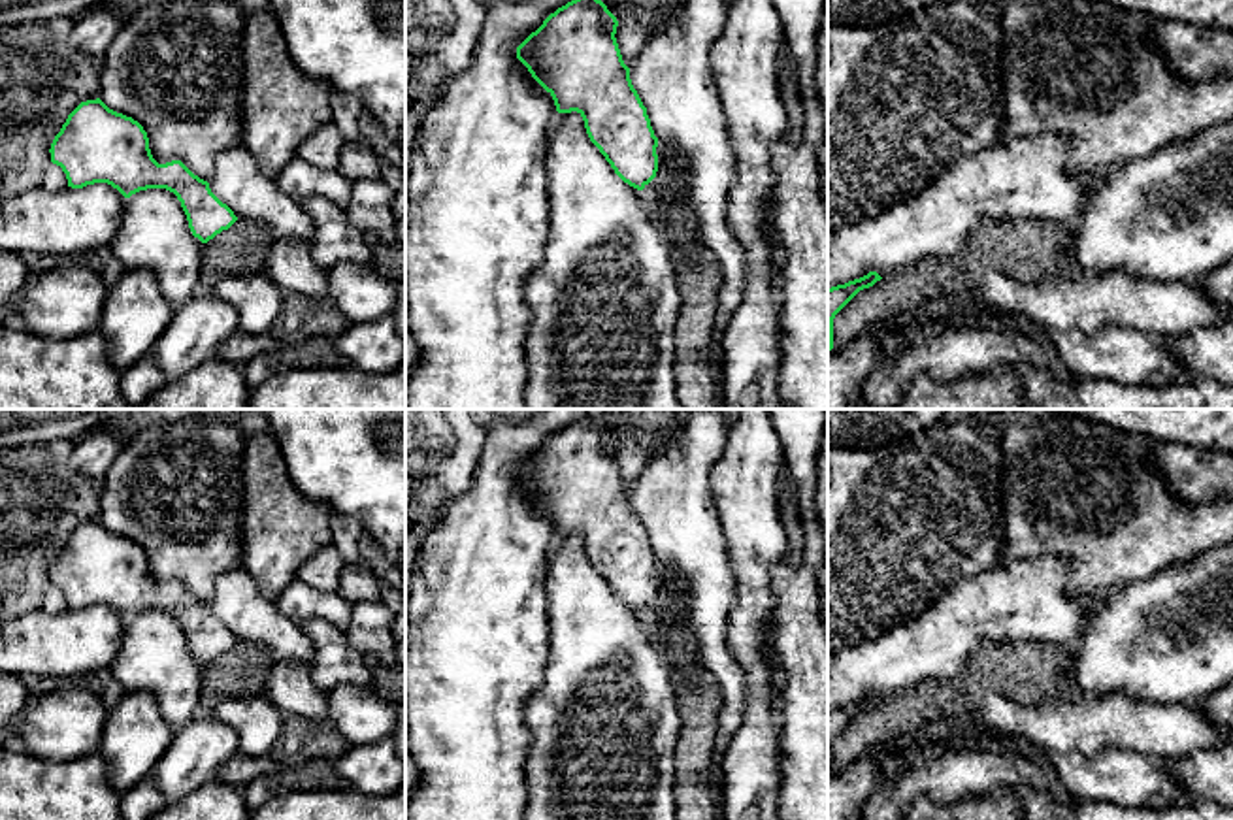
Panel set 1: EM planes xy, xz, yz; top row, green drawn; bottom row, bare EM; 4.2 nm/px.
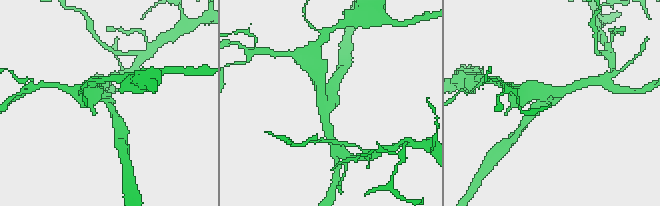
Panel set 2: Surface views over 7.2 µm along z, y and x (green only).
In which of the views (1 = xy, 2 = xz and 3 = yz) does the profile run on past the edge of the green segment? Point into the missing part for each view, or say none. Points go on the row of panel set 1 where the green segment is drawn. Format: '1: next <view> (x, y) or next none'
1: next none
2: next none
3: next none

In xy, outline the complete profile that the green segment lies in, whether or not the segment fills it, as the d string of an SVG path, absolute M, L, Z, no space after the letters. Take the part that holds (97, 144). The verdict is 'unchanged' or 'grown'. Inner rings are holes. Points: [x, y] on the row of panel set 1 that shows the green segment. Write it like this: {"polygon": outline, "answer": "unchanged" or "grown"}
{"polygon": "M100 98L81 102L51 143L51 162L66 173L68 187L107 183L124 198L147 189L177 196L194 238L207 243L238 217L181 160L158 164L143 126L109 109Z", "answer": "unchanged"}

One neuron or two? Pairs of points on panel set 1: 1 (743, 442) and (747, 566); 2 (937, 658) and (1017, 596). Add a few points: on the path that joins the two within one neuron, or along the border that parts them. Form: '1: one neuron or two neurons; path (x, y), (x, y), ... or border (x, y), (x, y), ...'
1: one neuron; path (747, 472), (747, 536)
2: one neuron; path (956, 638), (988, 606), (996, 606)

